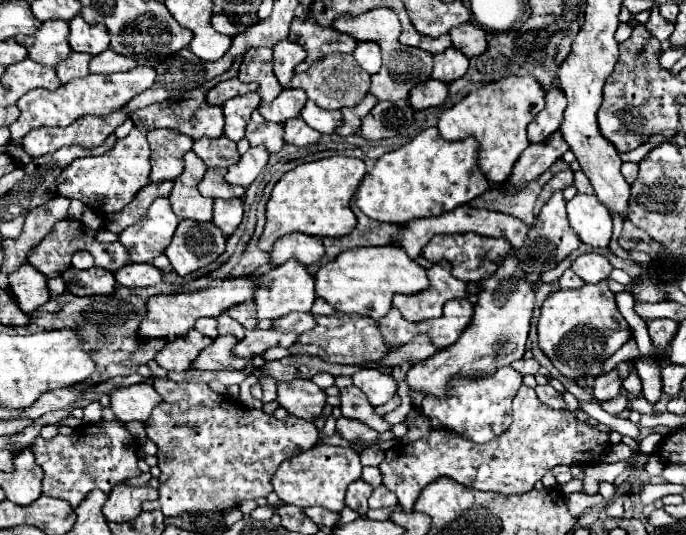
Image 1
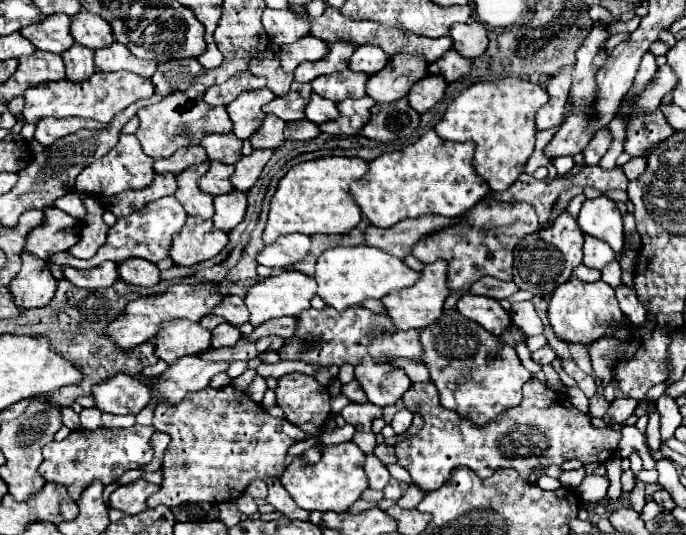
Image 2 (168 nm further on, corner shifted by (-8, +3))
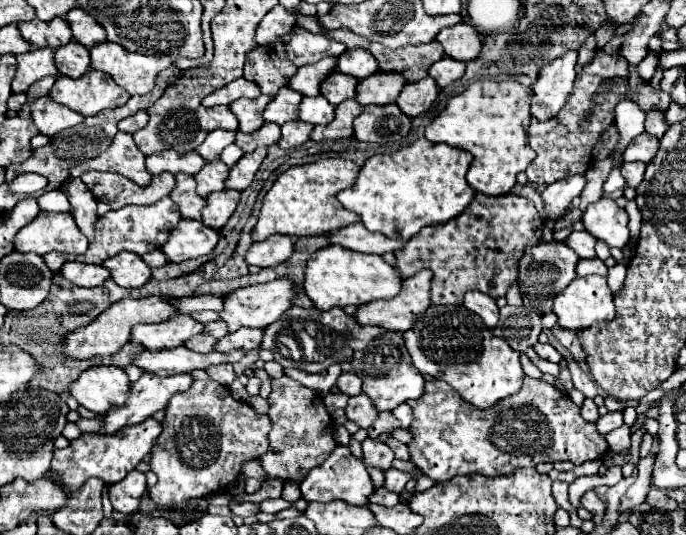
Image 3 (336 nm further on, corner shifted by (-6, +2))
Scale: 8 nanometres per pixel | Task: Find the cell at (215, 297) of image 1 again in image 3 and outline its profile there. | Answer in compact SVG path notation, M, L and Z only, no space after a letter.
M149 296L149 298L141 298L141 300L129 300L129 298L119 300L119 302L111 304L107 310L103 310L91 324L81 326L81 328L69 332L67 336L63 336L63 352L65 352L65 356L77 358L77 360L91 358L91 356L115 354L129 342L131 328L135 324L141 324L141 322L145 322L145 324L165 322L175 312L177 310L175 310L173 302L169 298L163 298L163 296Z

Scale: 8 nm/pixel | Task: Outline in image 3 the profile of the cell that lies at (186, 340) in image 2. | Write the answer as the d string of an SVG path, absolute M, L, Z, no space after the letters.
M177 314L177 318L169 318L159 324L133 326L131 340L145 346L147 350L163 350L163 348L177 348L185 340L201 332L203 332L203 324L199 324L191 316Z

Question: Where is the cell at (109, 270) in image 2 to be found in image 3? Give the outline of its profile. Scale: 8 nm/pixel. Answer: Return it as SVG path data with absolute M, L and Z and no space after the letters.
M65 262L65 266L61 268L61 274L69 282L73 282L77 286L85 286L85 288L101 286L109 278L107 268L93 266L93 264L83 264L83 262Z

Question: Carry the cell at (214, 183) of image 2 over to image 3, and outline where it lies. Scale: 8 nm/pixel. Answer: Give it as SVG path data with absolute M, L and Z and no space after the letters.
M221 160L207 162L207 164L195 174L197 194L199 194L199 196L209 196L211 192L223 190L227 176L229 176L229 166L227 166L227 164L223 164Z

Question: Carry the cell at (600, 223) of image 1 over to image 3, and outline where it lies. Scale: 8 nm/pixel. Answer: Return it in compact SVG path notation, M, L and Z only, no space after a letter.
M601 198L599 202L589 204L589 208L583 214L585 230L615 248L623 248L629 242L627 222L627 212L609 198Z

